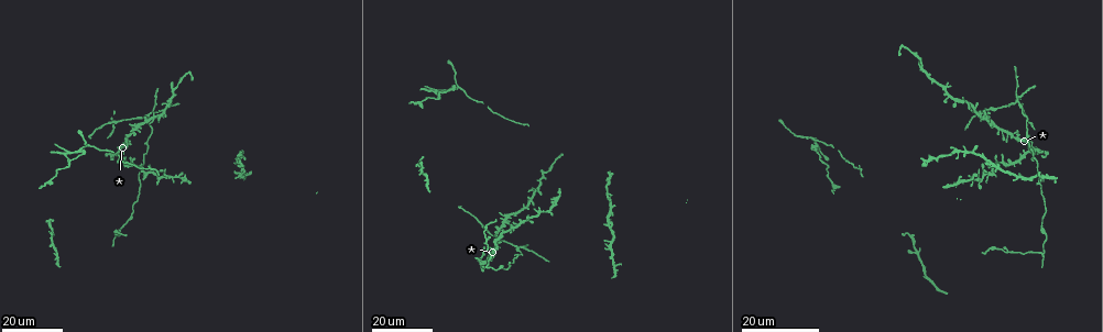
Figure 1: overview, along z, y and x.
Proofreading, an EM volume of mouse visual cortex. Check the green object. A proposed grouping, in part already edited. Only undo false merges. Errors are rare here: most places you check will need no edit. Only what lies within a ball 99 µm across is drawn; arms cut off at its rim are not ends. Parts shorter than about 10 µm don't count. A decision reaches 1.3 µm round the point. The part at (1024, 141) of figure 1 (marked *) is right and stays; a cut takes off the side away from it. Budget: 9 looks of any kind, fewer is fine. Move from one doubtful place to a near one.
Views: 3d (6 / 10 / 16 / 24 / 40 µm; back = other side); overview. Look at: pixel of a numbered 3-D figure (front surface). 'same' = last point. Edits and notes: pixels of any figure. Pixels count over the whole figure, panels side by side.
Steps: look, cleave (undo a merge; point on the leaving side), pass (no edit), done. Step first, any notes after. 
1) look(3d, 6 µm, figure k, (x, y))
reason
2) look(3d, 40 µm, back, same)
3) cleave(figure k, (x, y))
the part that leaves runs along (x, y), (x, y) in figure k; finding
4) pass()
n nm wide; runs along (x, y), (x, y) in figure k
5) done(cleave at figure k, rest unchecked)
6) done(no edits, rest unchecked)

look(3d, 16 µm, figure 1, (133, 129))

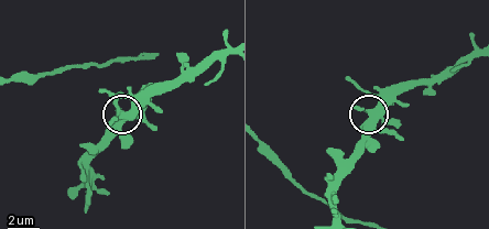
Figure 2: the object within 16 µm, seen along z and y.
look(3d, 6 µm, figure 2, (116, 109))

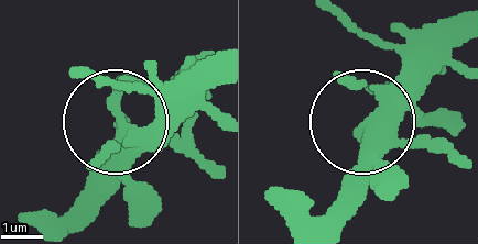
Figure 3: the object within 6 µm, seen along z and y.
look(3d, 6 µm, back, figure 3, (115, 114))

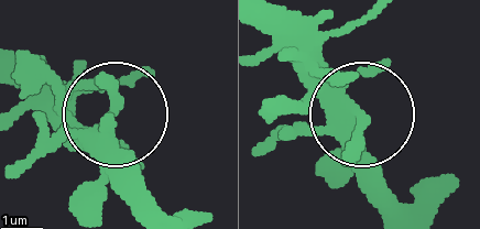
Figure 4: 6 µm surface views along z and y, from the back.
pass()
290 nm wide; one neuron here

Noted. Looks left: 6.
look(3d, 16 µm, figure 1, (1015, 101))

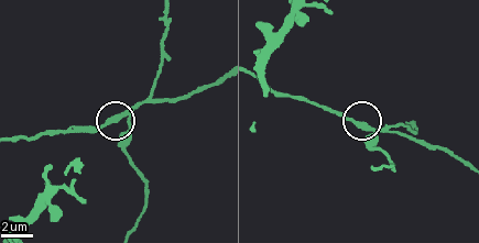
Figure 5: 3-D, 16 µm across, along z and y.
look(3d, 6 µm, figure 5, (128, 116))

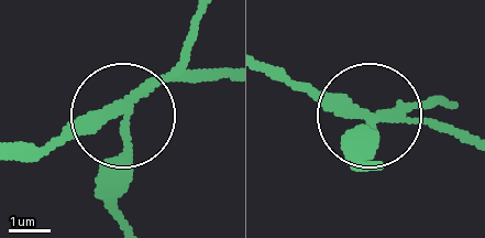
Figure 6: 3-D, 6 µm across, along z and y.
cleave(figure 6, (84, 128))
3 arms; the part that leaves runs along (135, 98), (86, 112), (23, 151) in figure 6; a second neuron is stuck on

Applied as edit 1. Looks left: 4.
look(3d, 24 µm, figure 1, (487, 244))

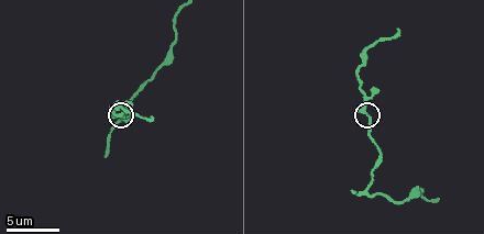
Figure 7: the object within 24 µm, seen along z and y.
look(3d, 10 µm, figure 7, (366, 114))

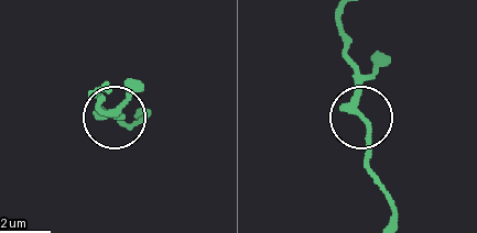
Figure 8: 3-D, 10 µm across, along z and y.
pass()
180 nm wide; continuous, no second neuron

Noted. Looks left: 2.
look(3d, 24 µm, figure 1, (540, 214))
thin arm on a thick one

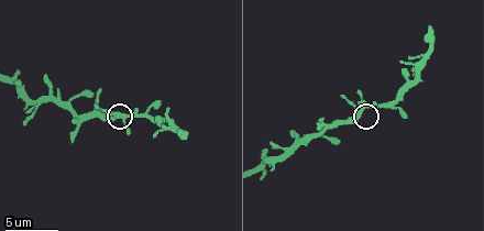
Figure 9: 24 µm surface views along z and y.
look(3d, 10 µm, figure 9, (361, 109))

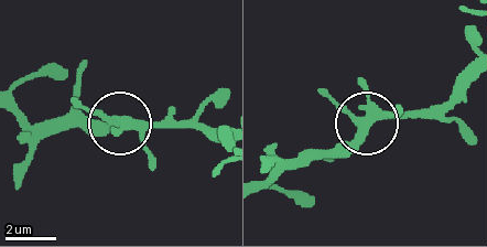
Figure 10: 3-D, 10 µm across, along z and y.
pass()
360 nm wide; runs along (266, 180), (335, 152), (372, 120), (440, 117) in figure 10; all the same neuron

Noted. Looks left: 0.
done(cleave at figure 6, rest unchecked)

